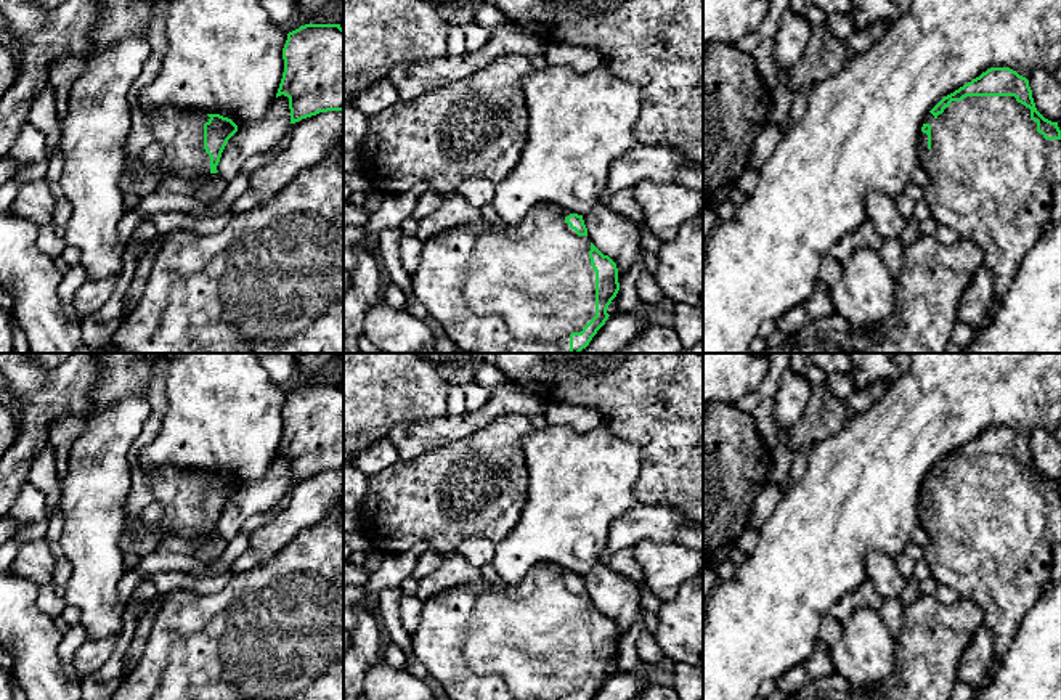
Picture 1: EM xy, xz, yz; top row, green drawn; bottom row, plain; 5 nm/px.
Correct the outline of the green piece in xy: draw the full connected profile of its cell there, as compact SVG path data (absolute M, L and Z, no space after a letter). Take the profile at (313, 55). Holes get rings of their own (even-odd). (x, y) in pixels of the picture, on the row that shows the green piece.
M305 24L287 34L284 72L276 98L289 98L291 124L327 111L344 111L344 29Z

